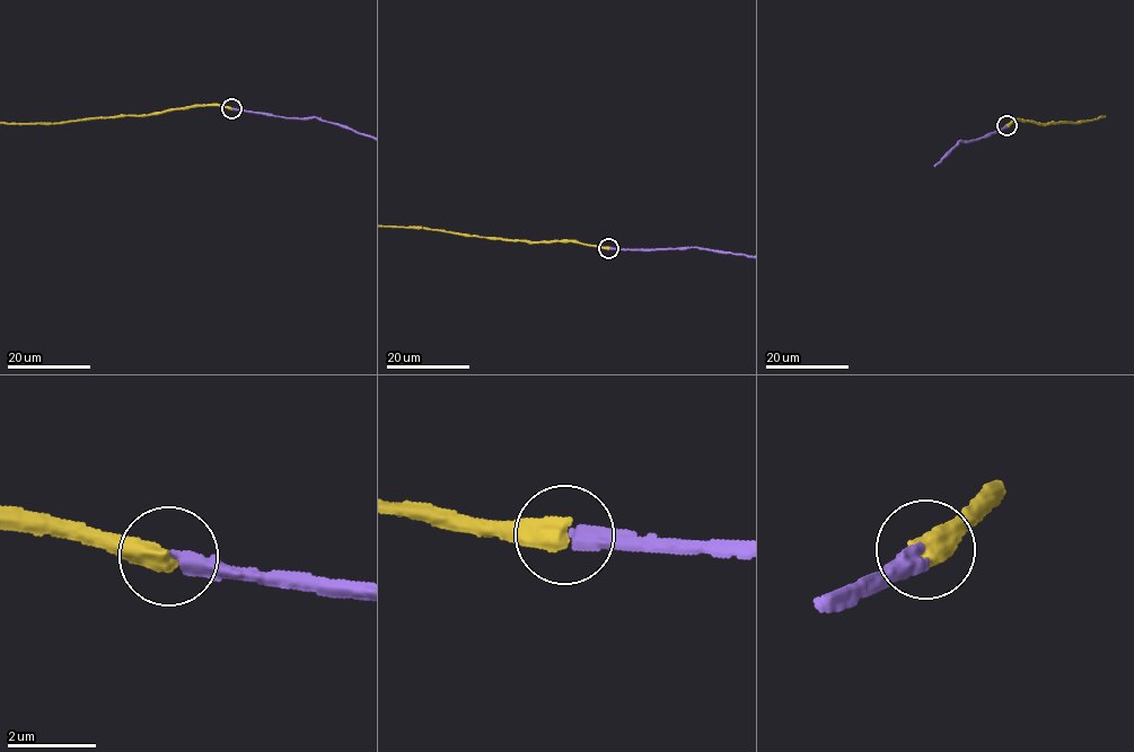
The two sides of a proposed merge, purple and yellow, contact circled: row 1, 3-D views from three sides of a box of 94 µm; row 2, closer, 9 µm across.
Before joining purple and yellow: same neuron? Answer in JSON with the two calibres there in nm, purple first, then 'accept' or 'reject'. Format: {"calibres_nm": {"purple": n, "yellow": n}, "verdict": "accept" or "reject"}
{"calibres_nm": {"purple": 360, "yellow": 550}, "verdict": "accept"}

